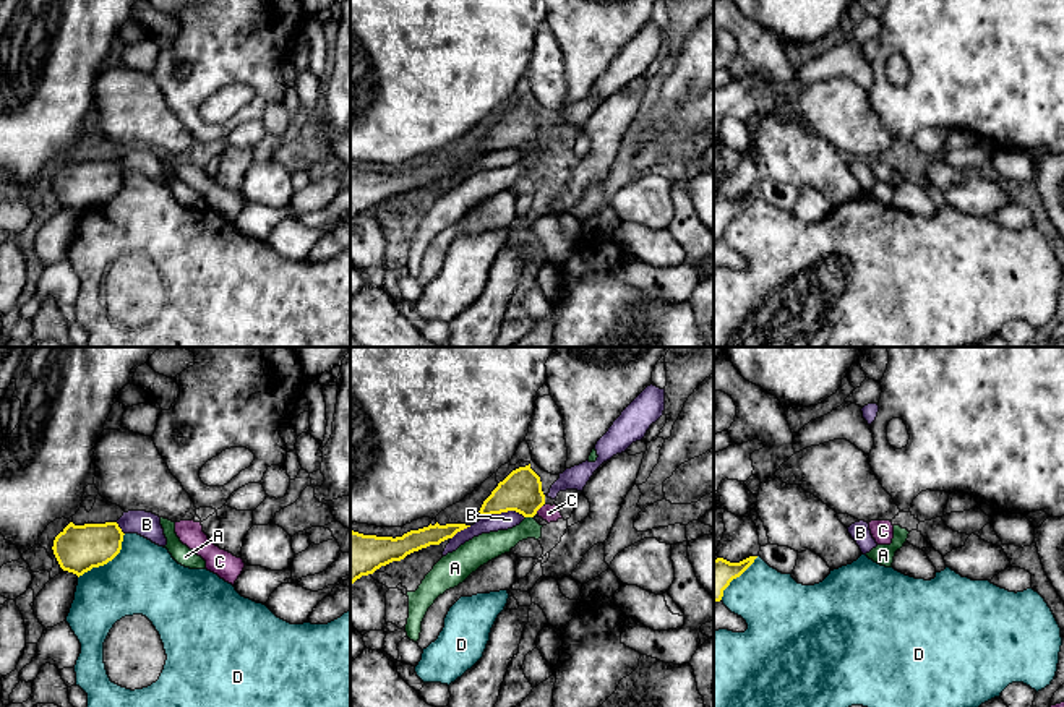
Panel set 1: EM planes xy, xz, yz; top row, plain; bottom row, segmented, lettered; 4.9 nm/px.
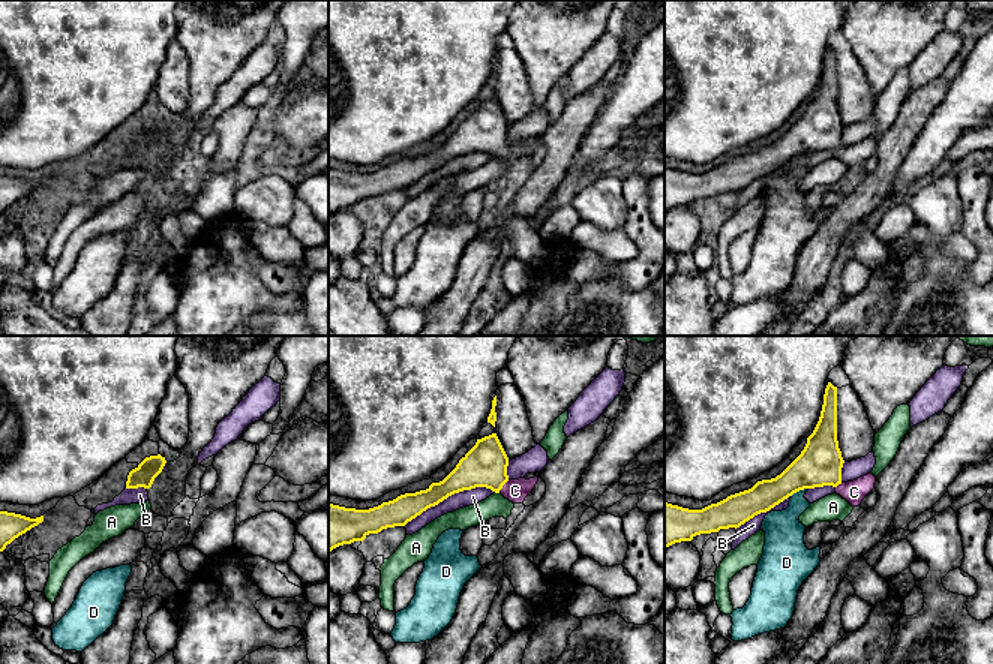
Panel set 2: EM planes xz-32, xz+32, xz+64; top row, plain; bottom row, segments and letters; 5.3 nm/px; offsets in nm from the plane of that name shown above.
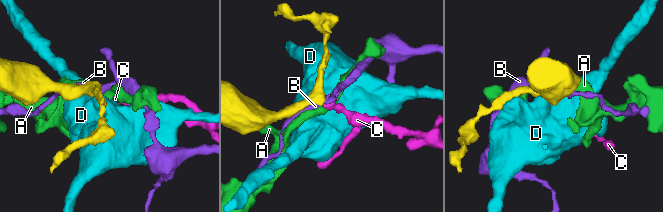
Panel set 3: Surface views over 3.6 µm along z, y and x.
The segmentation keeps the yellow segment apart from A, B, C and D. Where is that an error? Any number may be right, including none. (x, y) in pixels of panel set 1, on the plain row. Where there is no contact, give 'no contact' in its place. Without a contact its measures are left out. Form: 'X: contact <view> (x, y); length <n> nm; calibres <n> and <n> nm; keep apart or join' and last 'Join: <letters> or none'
A: contact xz (529, 153); length 40 nm; calibres 200 and 130 nm; keep apart
B: contact xz (503, 148); length 220 nm; calibres 200 and 90 nm; keep apart
C: contact xz (539, 145); length 60 nm; calibres 200 and 90 nm; join
D: contact xy (107, 198); length 320 nm; calibres 240 and 360 nm; keep apart
Join: C

